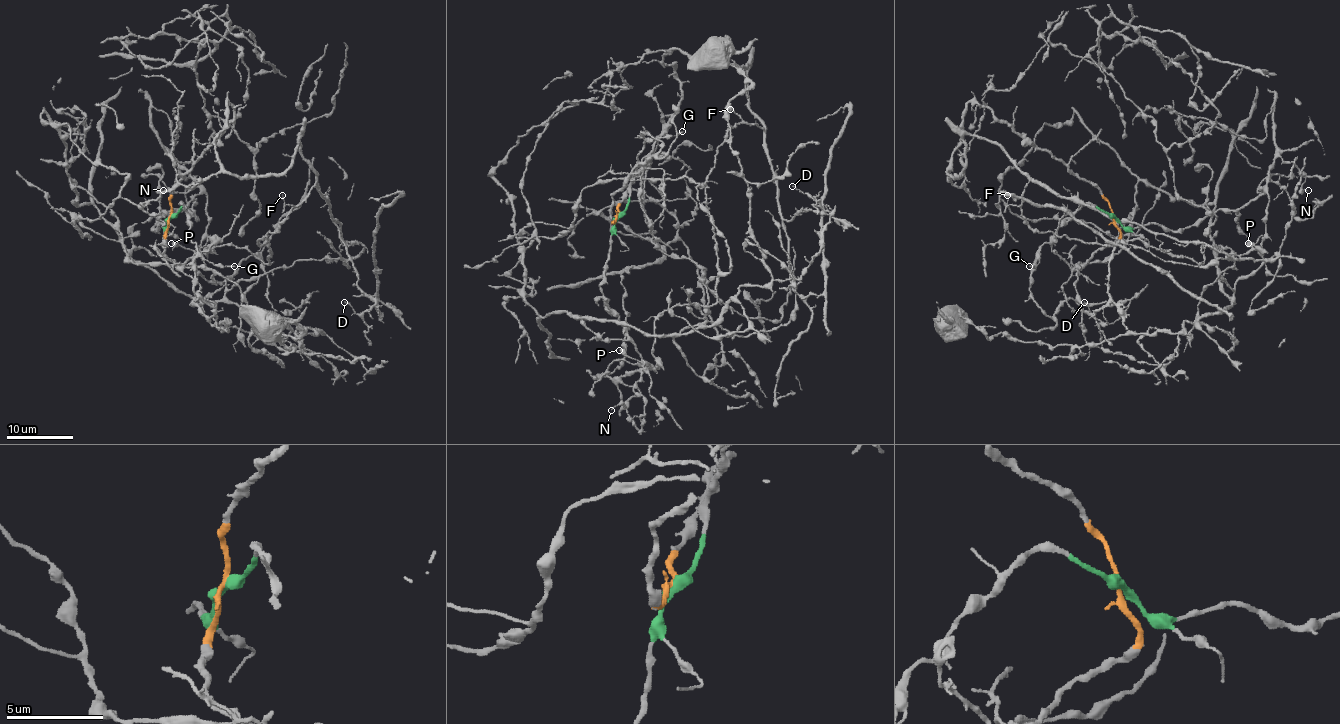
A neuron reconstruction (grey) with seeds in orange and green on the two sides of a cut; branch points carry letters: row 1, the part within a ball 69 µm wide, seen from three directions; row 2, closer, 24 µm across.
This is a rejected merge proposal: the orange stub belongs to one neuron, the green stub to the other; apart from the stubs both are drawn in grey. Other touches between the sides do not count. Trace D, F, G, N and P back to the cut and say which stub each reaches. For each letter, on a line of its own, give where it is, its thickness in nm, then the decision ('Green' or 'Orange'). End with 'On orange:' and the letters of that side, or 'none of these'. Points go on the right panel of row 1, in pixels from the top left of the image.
D: Place: (1084, 302). Thickness 140 nm. Orange
F: Place: (1007, 195). Thickness 100 nm. Orange
G: Place: (1029, 266). Thickness 160 nm. Green
N: Place: (1308, 190). Thickness 110 nm. Green
P: Place: (1248, 243). Thickness 550 nm. Green
On orange: D, F

